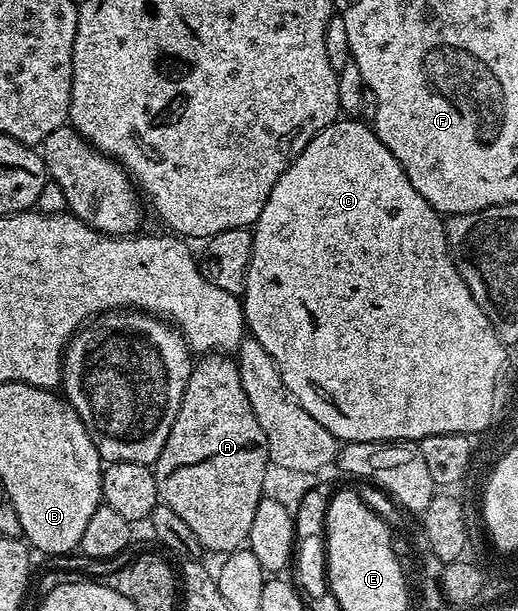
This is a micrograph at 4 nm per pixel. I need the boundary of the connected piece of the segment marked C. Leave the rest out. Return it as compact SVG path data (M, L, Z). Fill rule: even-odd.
M341 117L338 118L337 122L327 125L327 129L320 131L305 146L303 153L299 153L299 157L295 157L295 161L285 170L283 177L279 177L279 181L275 181L275 189L271 189L271 197L267 197L267 205L263 205L263 213L259 213L257 222L253 224L251 230L253 233L253 252L251 253L247 285L243 296L245 326L248 334L255 341L259 341L259 345L263 345L263 349L267 349L267 353L271 353L271 357L279 369L279 377L283 377L283 385L287 385L291 397L295 397L295 401L299 401L299 405L303 405L303 409L307 409L307 413L311 413L311 417L315 417L315 421L319 421L319 425L323 425L323 429L327 429L327 433L331 433L336 439L345 443L396 443L398 441L420 441L435 433L464 435L466 431L477 431L478 425L484 424L487 419L485 409L491 403L493 374L500 347L499 341L495 339L495 329L491 325L487 313L483 313L483 309L479 309L479 301L475 301L475 297L471 297L471 289L467 289L467 285L451 257L442 216L438 215L434 207L427 205L427 201L423 201L423 197L419 197L415 185L411 185L411 181L407 181L407 173L403 173L403 165L399 165L399 161L395 161L391 149L387 149L387 145L383 145L383 141L379 141L372 126L353 117Z

